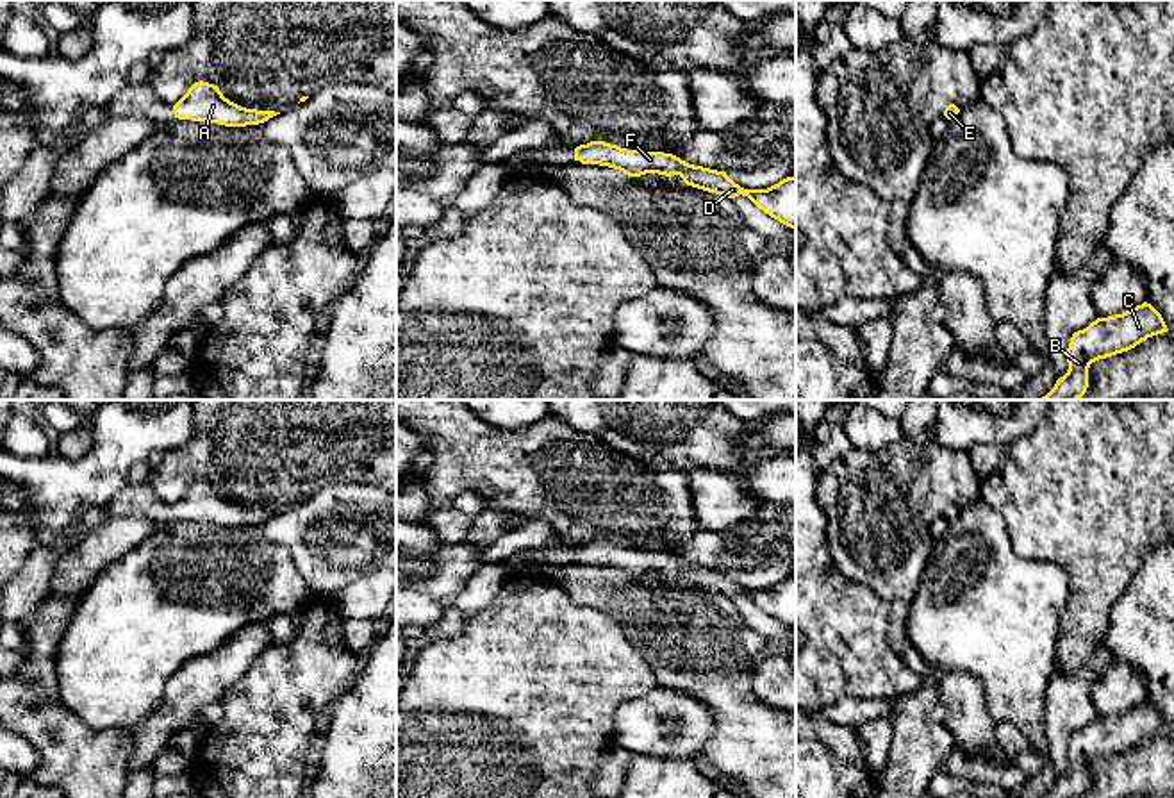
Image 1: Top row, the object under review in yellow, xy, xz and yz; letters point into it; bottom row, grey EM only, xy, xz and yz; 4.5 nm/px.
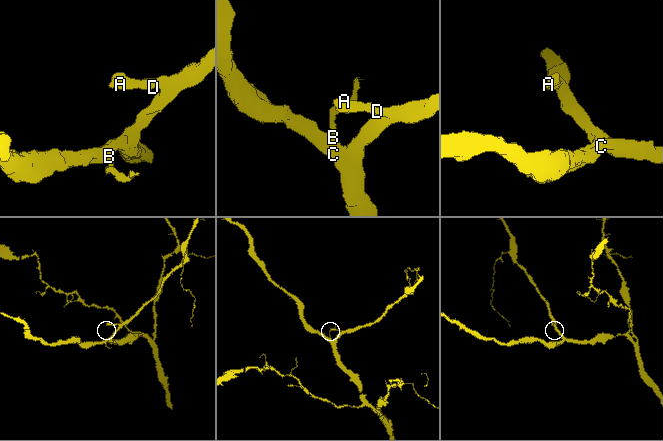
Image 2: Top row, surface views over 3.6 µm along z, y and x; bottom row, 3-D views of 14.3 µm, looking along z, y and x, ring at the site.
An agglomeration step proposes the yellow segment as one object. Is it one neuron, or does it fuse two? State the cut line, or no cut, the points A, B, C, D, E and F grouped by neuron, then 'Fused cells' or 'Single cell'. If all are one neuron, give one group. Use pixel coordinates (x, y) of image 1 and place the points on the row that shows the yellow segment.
No split. Groups: A B C D E F. Single cell

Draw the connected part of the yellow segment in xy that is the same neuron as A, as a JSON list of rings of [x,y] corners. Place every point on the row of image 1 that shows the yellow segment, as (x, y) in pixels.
[[[194,82],[173,105],[175,118],[191,121],[211,121],[225,127],[259,125],[280,114],[241,107],[223,96],[218,86]]]

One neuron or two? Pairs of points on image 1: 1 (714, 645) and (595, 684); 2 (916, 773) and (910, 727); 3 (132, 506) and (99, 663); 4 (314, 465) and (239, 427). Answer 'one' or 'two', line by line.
1: two
2: one
3: two
4: one

